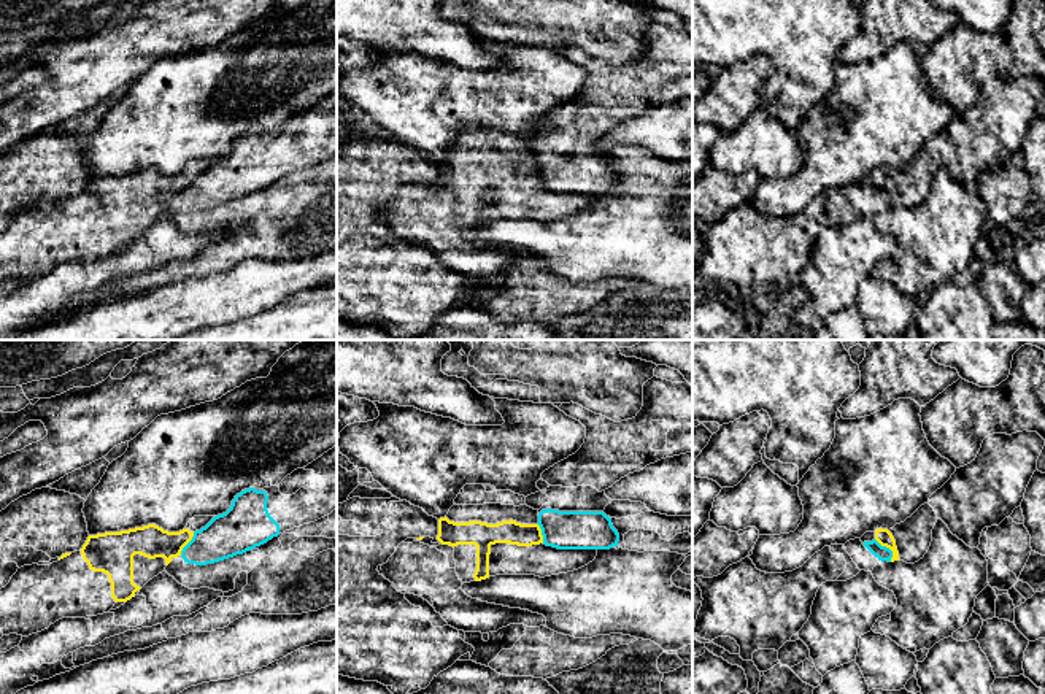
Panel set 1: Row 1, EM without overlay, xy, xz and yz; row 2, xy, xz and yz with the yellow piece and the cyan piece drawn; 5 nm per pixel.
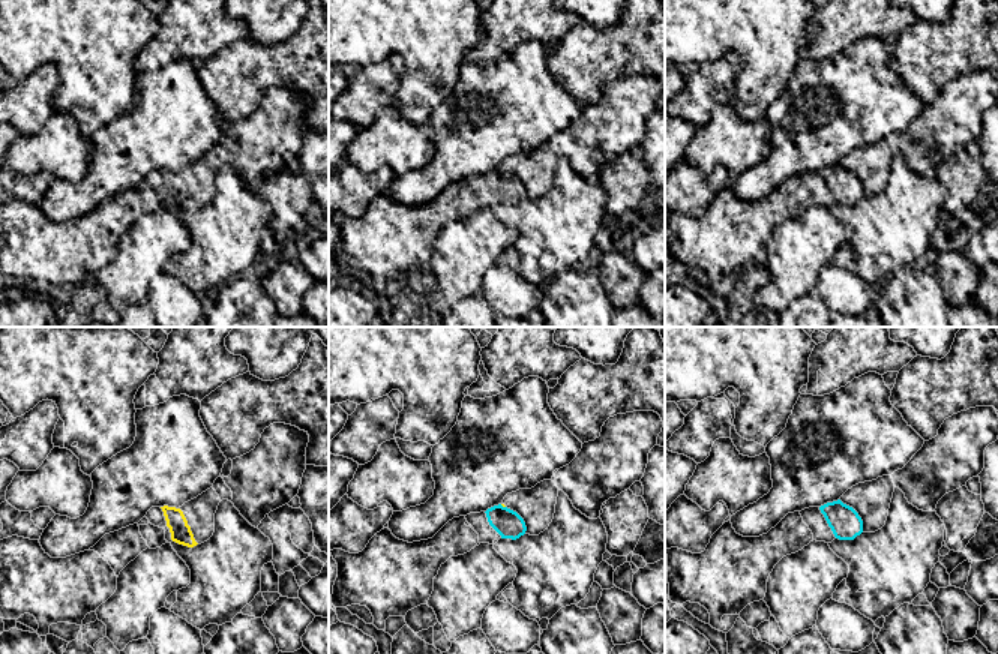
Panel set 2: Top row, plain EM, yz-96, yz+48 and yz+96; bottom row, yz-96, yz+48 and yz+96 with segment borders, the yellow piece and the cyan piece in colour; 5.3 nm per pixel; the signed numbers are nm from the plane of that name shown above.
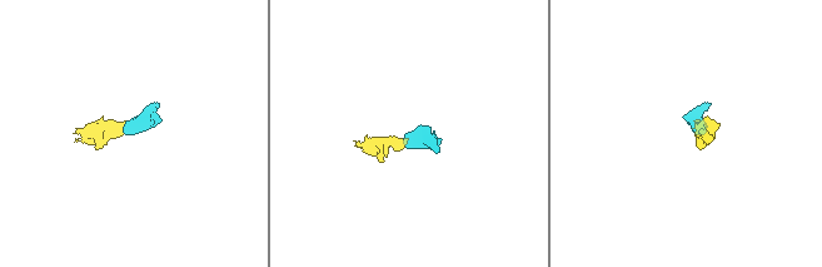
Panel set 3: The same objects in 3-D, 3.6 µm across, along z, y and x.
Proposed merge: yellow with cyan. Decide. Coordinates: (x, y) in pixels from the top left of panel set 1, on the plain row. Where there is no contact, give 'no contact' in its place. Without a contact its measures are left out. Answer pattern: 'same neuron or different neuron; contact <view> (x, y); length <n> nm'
different neuron; contact yz (888, 191); length 150 nm

